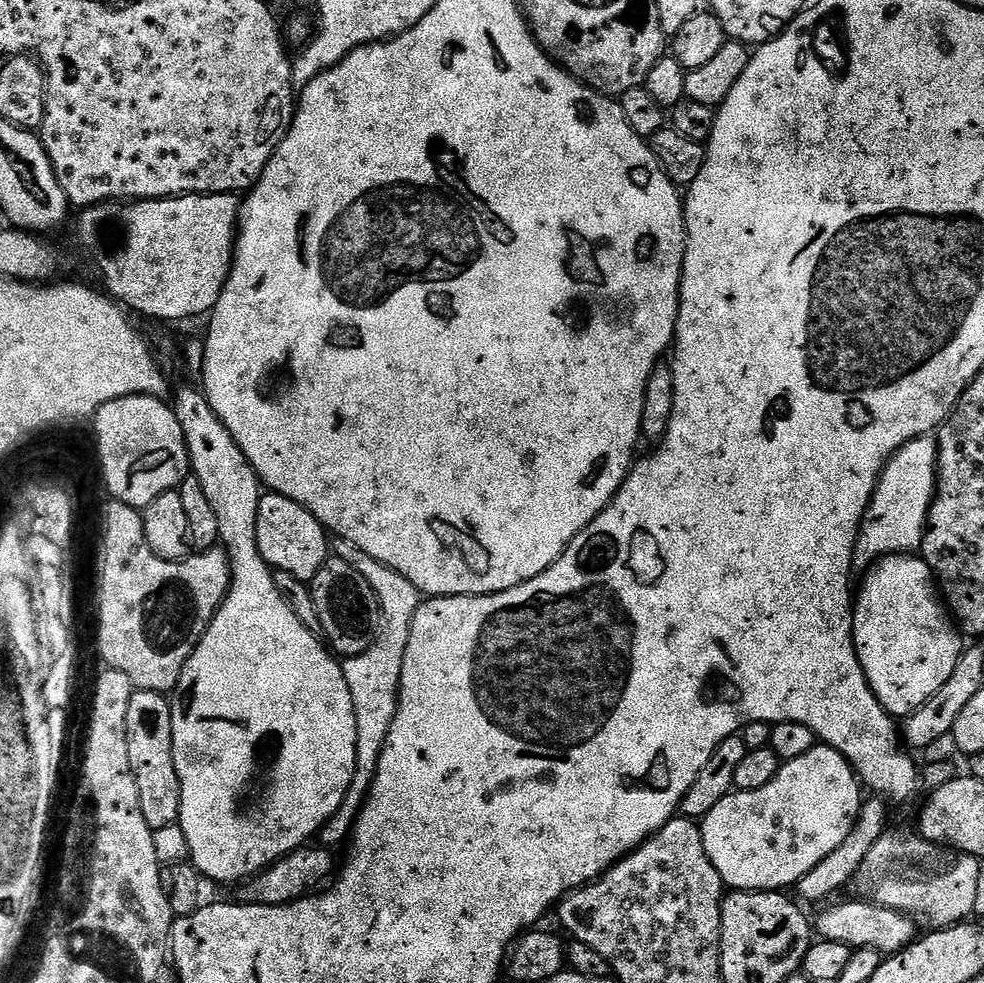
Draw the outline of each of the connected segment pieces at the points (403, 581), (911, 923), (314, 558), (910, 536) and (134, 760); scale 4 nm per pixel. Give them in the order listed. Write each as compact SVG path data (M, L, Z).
M337 539L334 544L334 556L337 560L350 562L374 590L380 607L380 632L376 640L366 651L357 656L349 656L343 661L344 677L350 686L350 698L354 698L354 718L358 738L357 749L373 748L379 750L384 746L390 726L396 717L396 707L400 701L400 675L406 658L406 646L410 642L410 630L414 614L422 603L422 594L398 570L370 558L354 542Z
M848 900L845 904L836 904L828 908L820 917L815 917L814 932L819 939L830 942L842 942L847 948L869 948L878 950L884 956L893 956L905 946L917 939L918 924L912 916L885 905L868 900Z
M276 492L260 497L256 541L260 556L268 563L269 569L286 570L286 574L305 582L311 582L330 558L330 536L318 518L298 506L298 502Z
M931 435L919 436L897 450L880 476L880 483L868 504L868 513L860 525L854 560L871 566L884 556L912 554L924 541L928 511L936 495L936 442Z
M133 691L130 710L126 710L126 730L130 766L138 782L138 802L142 802L142 814L146 822L153 830L175 825L180 818L180 779L174 766L169 697L162 692Z

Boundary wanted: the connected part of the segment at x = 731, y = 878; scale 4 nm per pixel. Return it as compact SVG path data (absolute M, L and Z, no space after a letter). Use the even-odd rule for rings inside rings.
M817 743L815 748L802 754L802 758L783 761L778 774L770 778L762 790L733 791L731 796L722 798L722 802L718 802L718 806L705 815L700 824L706 854L729 889L738 892L791 889L846 841L846 836L854 829L859 818L862 805L860 792L861 781L848 759L827 744Z

